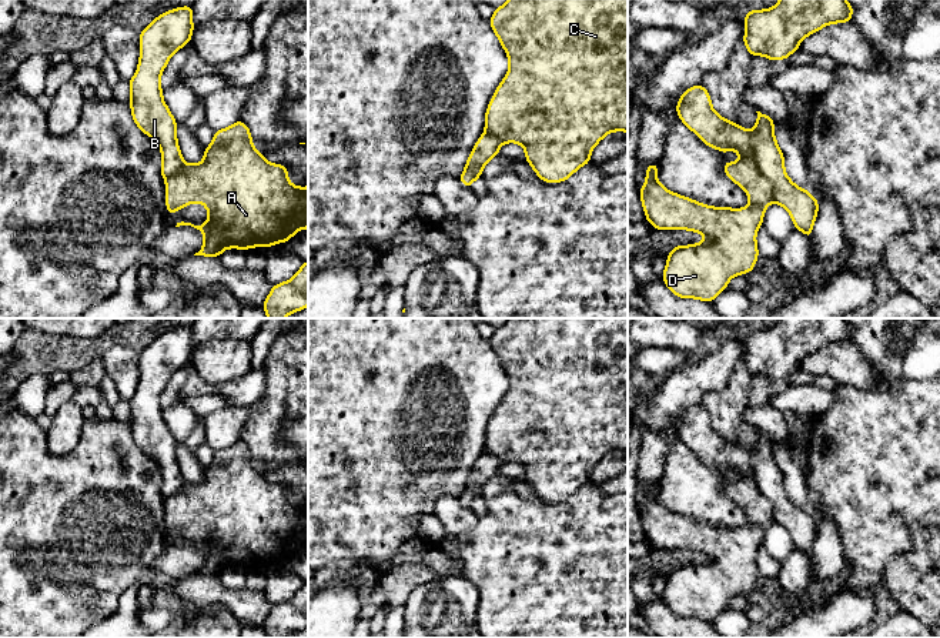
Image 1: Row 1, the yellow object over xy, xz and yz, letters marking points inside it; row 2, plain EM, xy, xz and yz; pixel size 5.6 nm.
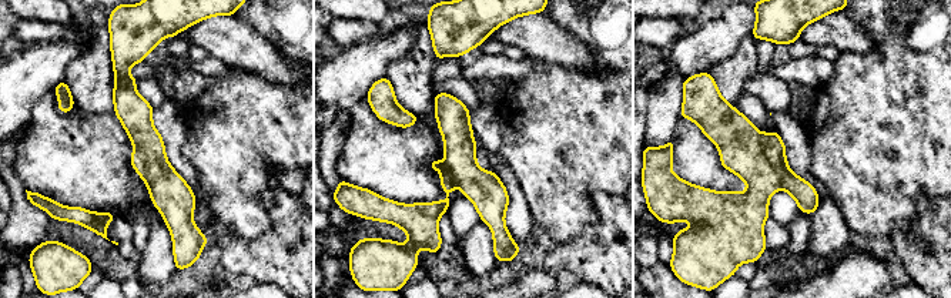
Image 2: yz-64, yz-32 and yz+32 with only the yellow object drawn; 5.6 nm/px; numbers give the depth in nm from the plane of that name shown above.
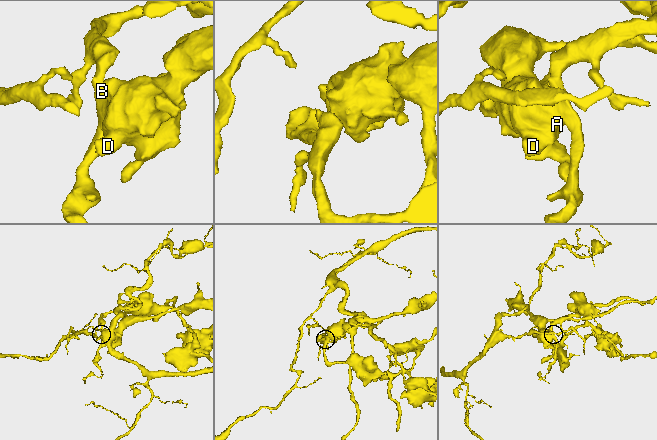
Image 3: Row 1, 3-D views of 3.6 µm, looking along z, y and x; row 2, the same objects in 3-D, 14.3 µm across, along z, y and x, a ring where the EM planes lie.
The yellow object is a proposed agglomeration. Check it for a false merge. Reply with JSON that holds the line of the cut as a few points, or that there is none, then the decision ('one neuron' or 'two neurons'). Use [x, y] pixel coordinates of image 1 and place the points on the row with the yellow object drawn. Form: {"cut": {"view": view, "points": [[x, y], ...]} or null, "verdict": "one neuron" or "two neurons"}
{"cut": {"view": "yz", "points": [[749, 133], [753, 157], [759, 171], [772, 189], [773, 200]]}, "verdict": "two neurons"}

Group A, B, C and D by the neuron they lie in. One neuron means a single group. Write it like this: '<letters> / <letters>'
A C D / B

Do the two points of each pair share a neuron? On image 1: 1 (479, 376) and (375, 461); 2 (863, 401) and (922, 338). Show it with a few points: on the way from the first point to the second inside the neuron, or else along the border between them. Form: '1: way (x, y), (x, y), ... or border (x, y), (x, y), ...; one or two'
1: way (457, 403), (430, 430), (425, 430), (402, 447); one
2: way (885, 401), (889, 401), (922, 368), (922, 360); one

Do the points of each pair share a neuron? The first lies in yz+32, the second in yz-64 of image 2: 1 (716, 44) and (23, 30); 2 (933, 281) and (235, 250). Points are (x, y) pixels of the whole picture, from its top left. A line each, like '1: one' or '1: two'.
1: two
2: one

